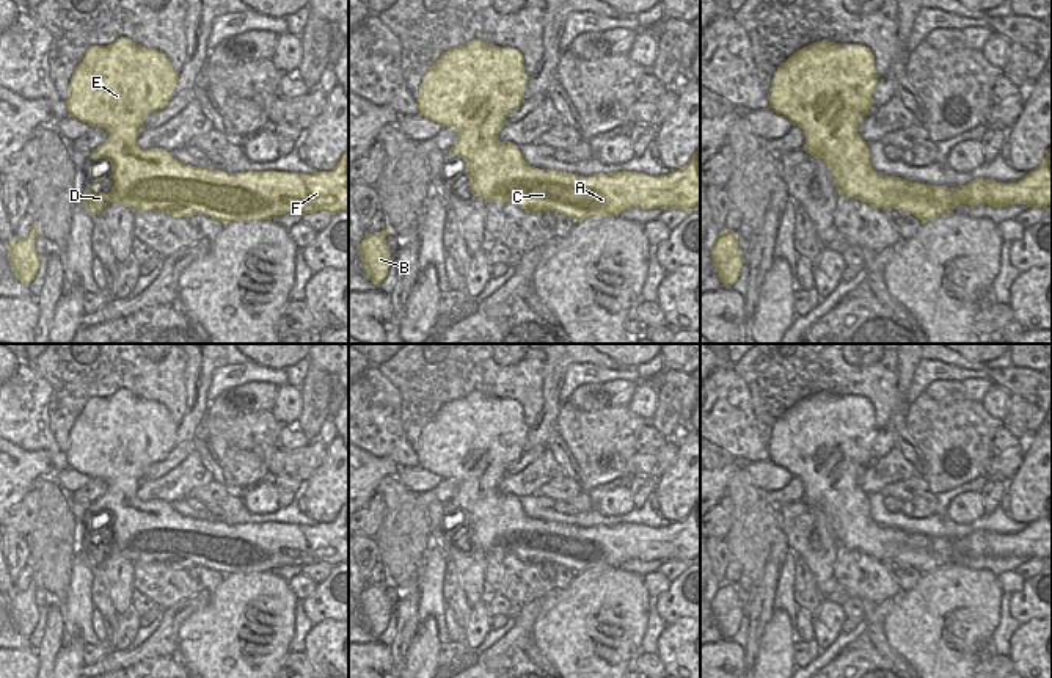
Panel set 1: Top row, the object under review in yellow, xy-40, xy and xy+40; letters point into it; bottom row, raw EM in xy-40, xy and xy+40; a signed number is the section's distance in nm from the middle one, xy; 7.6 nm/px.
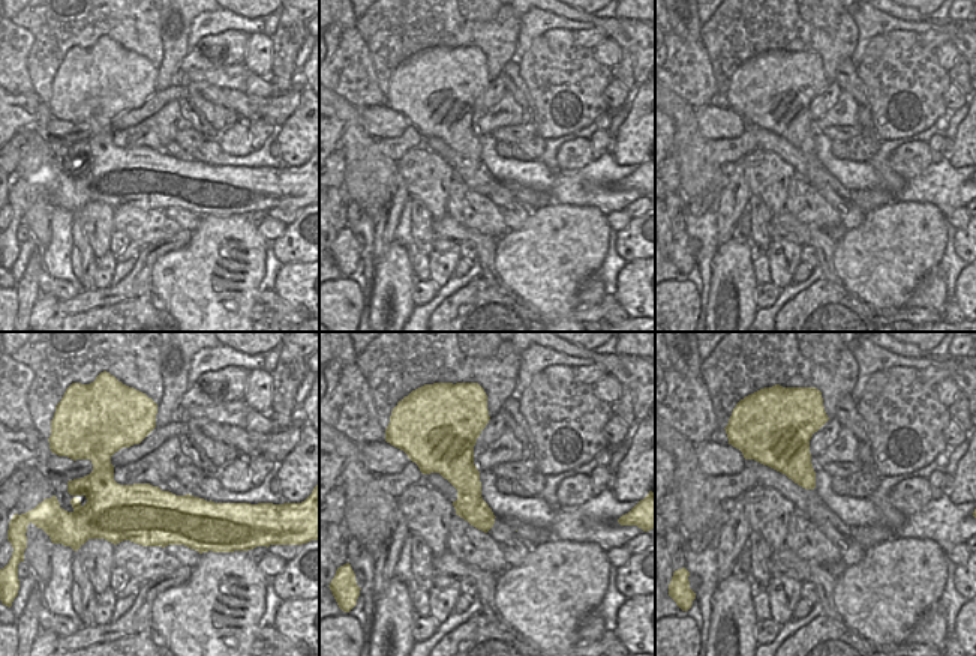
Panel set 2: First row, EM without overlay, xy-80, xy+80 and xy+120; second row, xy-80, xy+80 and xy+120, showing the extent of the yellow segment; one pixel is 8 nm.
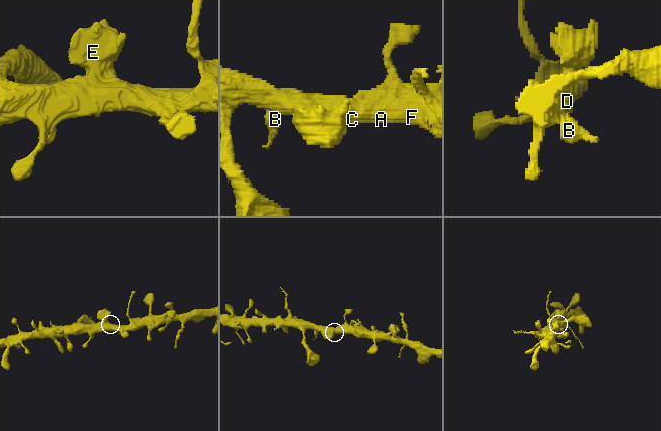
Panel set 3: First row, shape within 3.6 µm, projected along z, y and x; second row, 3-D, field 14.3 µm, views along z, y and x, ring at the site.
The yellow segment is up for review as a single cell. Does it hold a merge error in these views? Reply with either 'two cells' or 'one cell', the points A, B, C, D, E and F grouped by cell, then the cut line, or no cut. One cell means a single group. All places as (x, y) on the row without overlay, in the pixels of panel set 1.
one cell; groups A B C D E F; cut none

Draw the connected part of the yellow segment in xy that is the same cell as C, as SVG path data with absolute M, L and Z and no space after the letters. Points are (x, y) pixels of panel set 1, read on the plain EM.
M480 391L449 400L422 428L416 450L419 466L457 483L457 496L449 504L466 512L469 541L474 548L480 548L485 554L513 554L531 565L553 562L573 573L619 568L633 559L691 563L700 557L700 501L685 519L666 527L633 523L576 527L528 516L517 496L498 491L499 482L506 477L506 466L524 452L528 432L523 406L515 399L493 397Z

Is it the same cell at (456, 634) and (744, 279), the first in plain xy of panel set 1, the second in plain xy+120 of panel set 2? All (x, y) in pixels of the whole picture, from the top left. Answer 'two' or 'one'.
two

